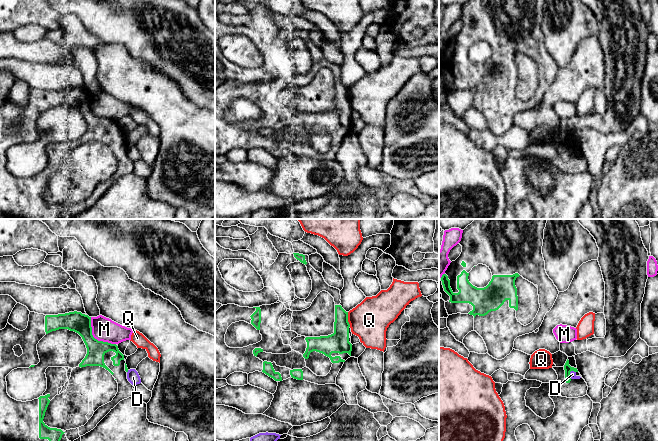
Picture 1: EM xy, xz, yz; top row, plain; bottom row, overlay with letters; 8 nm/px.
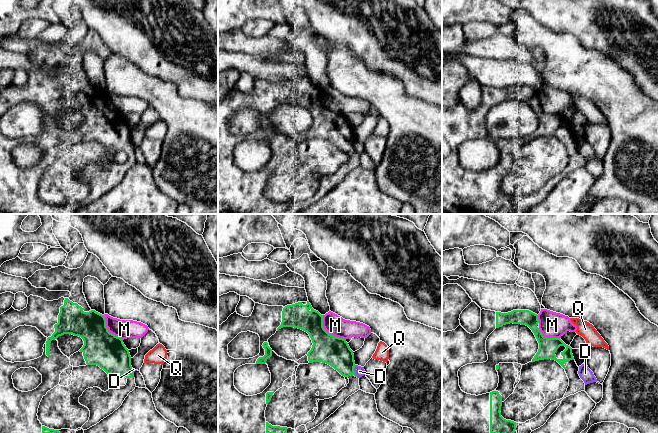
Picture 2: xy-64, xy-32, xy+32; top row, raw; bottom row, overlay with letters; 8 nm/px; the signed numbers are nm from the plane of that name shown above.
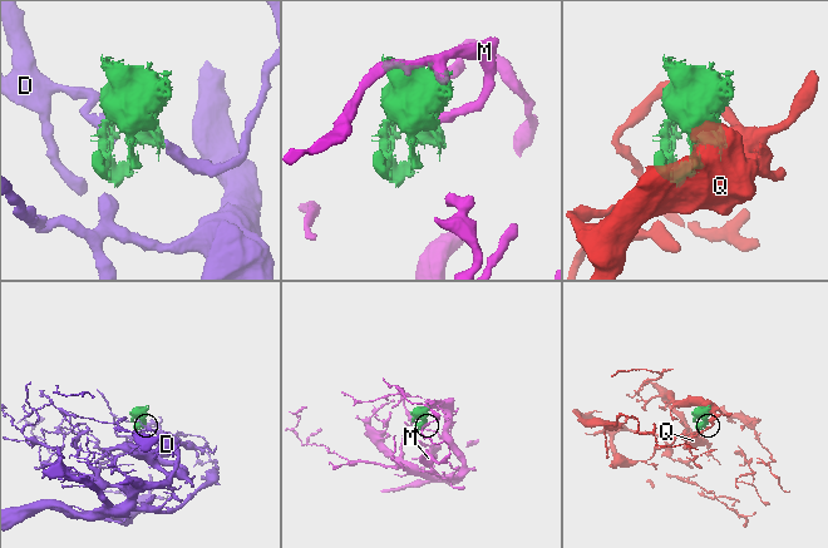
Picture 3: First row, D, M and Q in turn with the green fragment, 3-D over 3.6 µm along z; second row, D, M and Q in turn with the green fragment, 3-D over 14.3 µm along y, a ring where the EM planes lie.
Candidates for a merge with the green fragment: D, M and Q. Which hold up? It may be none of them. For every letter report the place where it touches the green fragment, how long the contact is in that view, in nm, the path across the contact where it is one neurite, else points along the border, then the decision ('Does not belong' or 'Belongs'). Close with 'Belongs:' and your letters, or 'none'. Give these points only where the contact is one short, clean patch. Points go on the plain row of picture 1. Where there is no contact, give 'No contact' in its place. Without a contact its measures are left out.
D: Touches green at yz (569, 149). Shared border 80 nm. Boundary: yz (575, 147), (570, 148), (570, 154). Does not belong
M: Touches green at xy (94, 114). Shared border 300 nm. Boundary: xy (90, 93), (91, 110), (98, 116), (115, 120). Does not belong
Q: Touches green at xz (347, 95). Shared border 120 nm. Does not belong
Belongs: none

